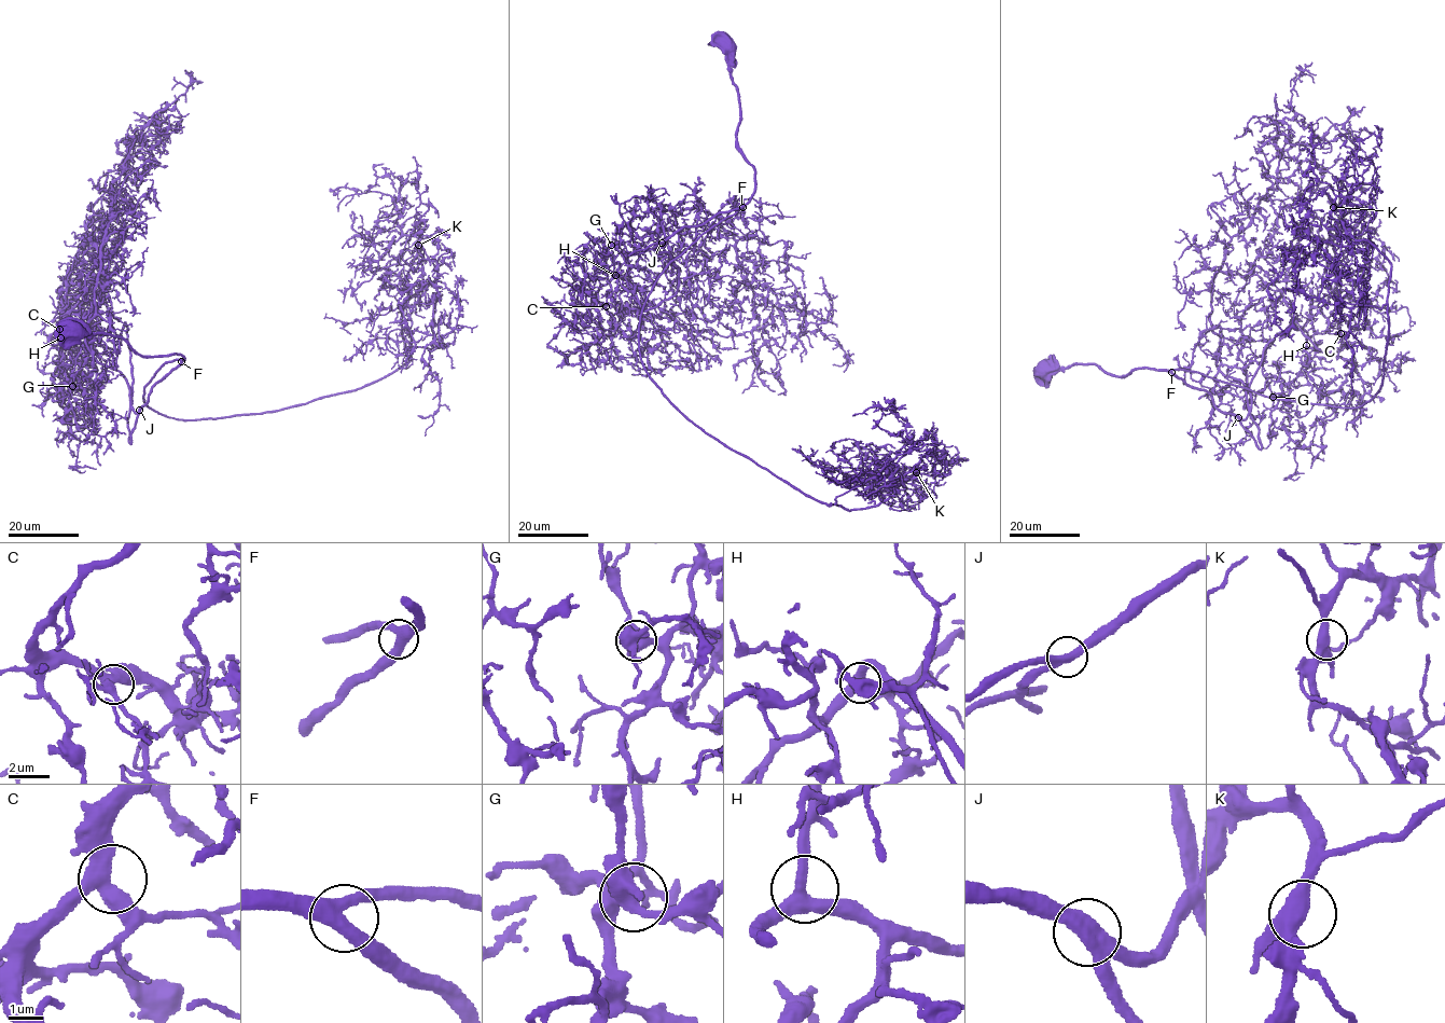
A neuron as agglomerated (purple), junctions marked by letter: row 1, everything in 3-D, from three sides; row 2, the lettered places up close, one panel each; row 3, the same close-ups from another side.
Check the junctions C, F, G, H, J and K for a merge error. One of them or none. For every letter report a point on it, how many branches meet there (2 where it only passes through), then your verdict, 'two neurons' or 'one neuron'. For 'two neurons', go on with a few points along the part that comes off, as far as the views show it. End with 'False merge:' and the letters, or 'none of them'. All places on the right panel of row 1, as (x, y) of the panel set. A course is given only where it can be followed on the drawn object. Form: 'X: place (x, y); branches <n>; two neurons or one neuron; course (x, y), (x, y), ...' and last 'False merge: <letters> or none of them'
C: place (1341, 333); branches 3; one neuron
F: place (1171, 372); branches 3; one neuron
G: place (1273, 397); branches 3; one neuron
H: place (1306, 345); branches 3; one neuron
J: place (1238, 417); branches 3; one neuron
K: place (1333, 207); branches 3; one neuron
False merge: none of them

